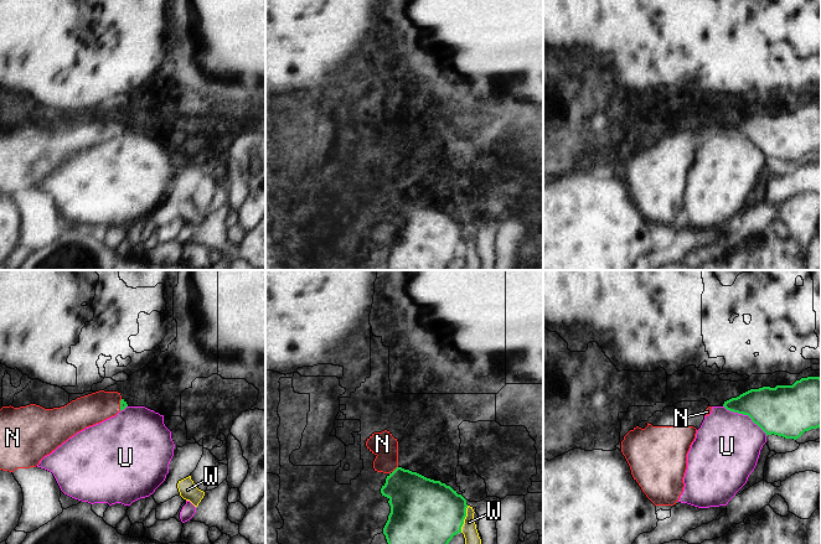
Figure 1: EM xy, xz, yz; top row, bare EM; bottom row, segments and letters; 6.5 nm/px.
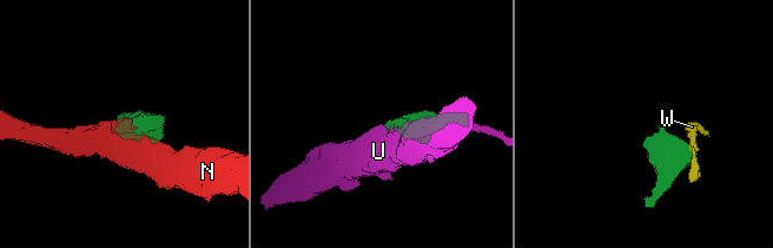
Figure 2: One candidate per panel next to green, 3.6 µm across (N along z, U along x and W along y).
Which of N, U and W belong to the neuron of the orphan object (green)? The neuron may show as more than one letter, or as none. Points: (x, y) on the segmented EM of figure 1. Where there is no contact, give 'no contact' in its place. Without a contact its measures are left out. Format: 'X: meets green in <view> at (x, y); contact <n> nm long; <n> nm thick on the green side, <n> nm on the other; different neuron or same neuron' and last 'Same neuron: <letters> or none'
N: meets green in xz at (394, 470); contact 60 nm long; 340 nm thick on the green side, 160 nm on the other; same neuron
U: meets green in yz at (745, 414); contact 340 nm long; 320 nm thick on the green side, 440 nm on the other; different neuron
W: meets green in xz at (464, 518); contact 180 nm long; 420 nm thick on the green side, 100 nm on the other; different neuron
Same neuron: N

